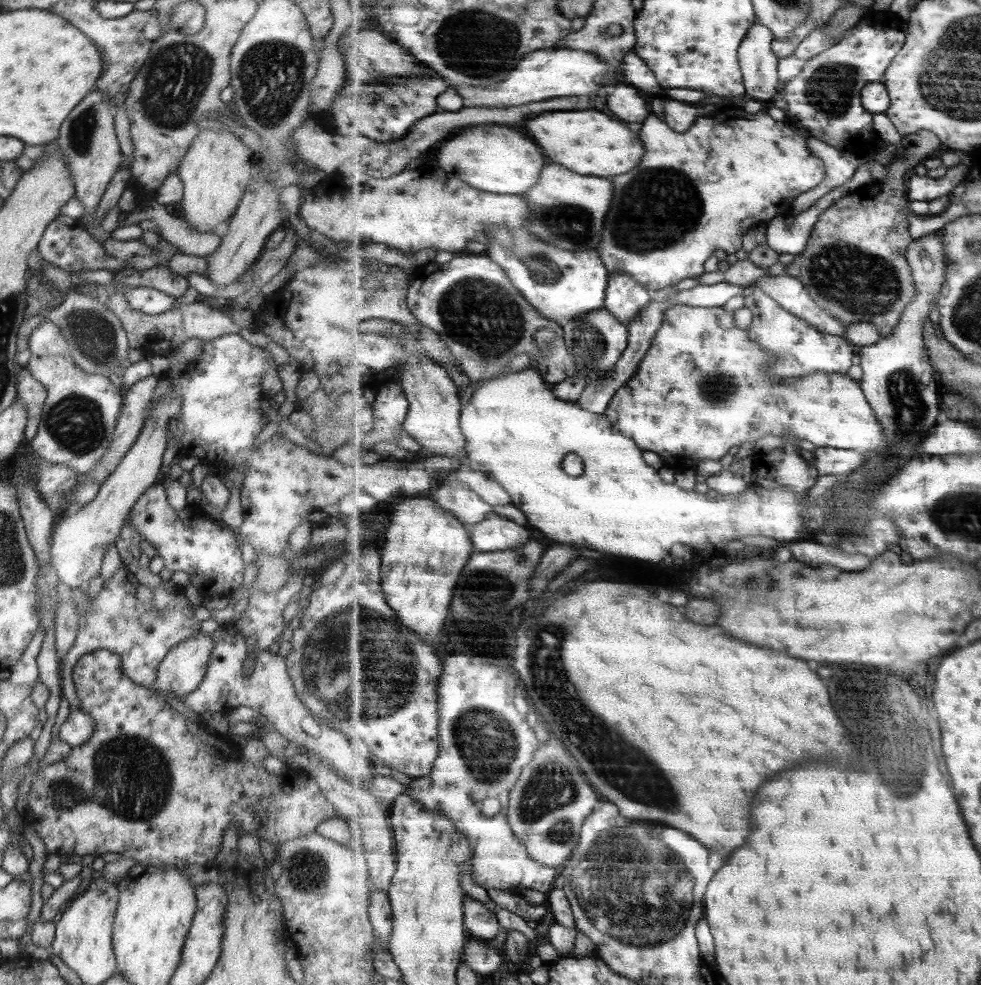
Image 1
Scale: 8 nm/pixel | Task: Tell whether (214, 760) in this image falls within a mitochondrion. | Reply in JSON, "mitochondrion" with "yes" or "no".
{"mitochondrion":"no"}

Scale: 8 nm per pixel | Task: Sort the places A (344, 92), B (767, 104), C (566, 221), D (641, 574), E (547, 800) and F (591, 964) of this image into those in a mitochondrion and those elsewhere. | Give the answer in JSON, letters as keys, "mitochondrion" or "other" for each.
{"A":"other","B":"other","C":"mitochondrion","D":"other","E":"mitochondrion","F":"other"}

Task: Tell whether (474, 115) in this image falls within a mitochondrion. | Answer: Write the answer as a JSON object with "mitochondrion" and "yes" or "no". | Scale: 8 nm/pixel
{"mitochondrion":"no"}

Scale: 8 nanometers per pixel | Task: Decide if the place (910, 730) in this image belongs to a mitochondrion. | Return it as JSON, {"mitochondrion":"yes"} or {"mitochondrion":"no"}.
{"mitochondrion":"yes"}

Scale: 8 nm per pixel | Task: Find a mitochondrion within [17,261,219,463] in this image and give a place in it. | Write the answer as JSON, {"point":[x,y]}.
{"point":[77,423]}

